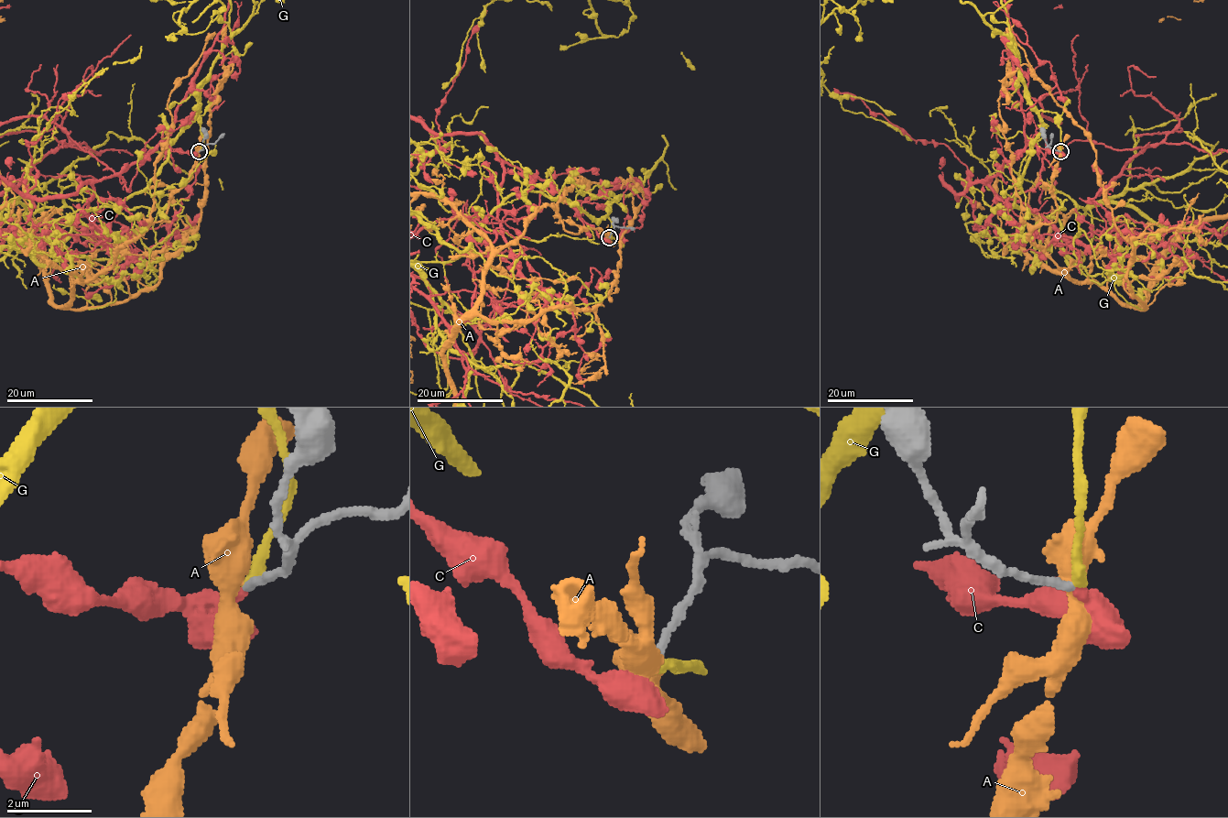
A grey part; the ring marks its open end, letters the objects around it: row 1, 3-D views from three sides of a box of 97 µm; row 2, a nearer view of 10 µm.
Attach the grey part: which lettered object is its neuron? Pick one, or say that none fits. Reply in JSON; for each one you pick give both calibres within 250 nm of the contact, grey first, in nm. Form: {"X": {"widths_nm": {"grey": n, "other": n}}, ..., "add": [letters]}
{"C": {"widths_nm": {"grey": 180, "other": 280}}, "add": ["C"]}

